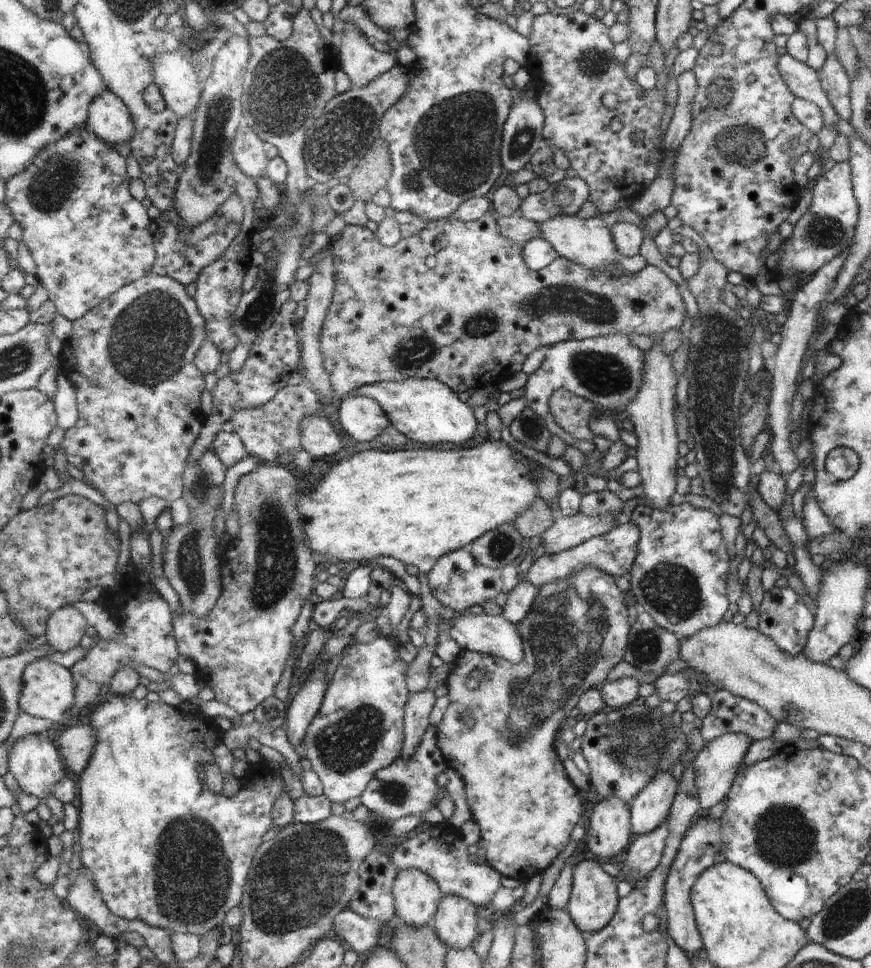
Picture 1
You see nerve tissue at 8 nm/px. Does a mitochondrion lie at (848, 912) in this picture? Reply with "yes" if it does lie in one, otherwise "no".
yes

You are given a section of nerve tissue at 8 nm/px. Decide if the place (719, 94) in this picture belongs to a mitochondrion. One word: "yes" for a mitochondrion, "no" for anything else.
yes

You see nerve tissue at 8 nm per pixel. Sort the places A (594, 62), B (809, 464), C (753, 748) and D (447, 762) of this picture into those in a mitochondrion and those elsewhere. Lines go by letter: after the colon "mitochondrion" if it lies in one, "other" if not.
A: mitochondrion
B: other
C: other
D: other

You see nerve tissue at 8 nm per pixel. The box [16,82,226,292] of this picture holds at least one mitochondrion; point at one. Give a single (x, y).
(50, 190)

